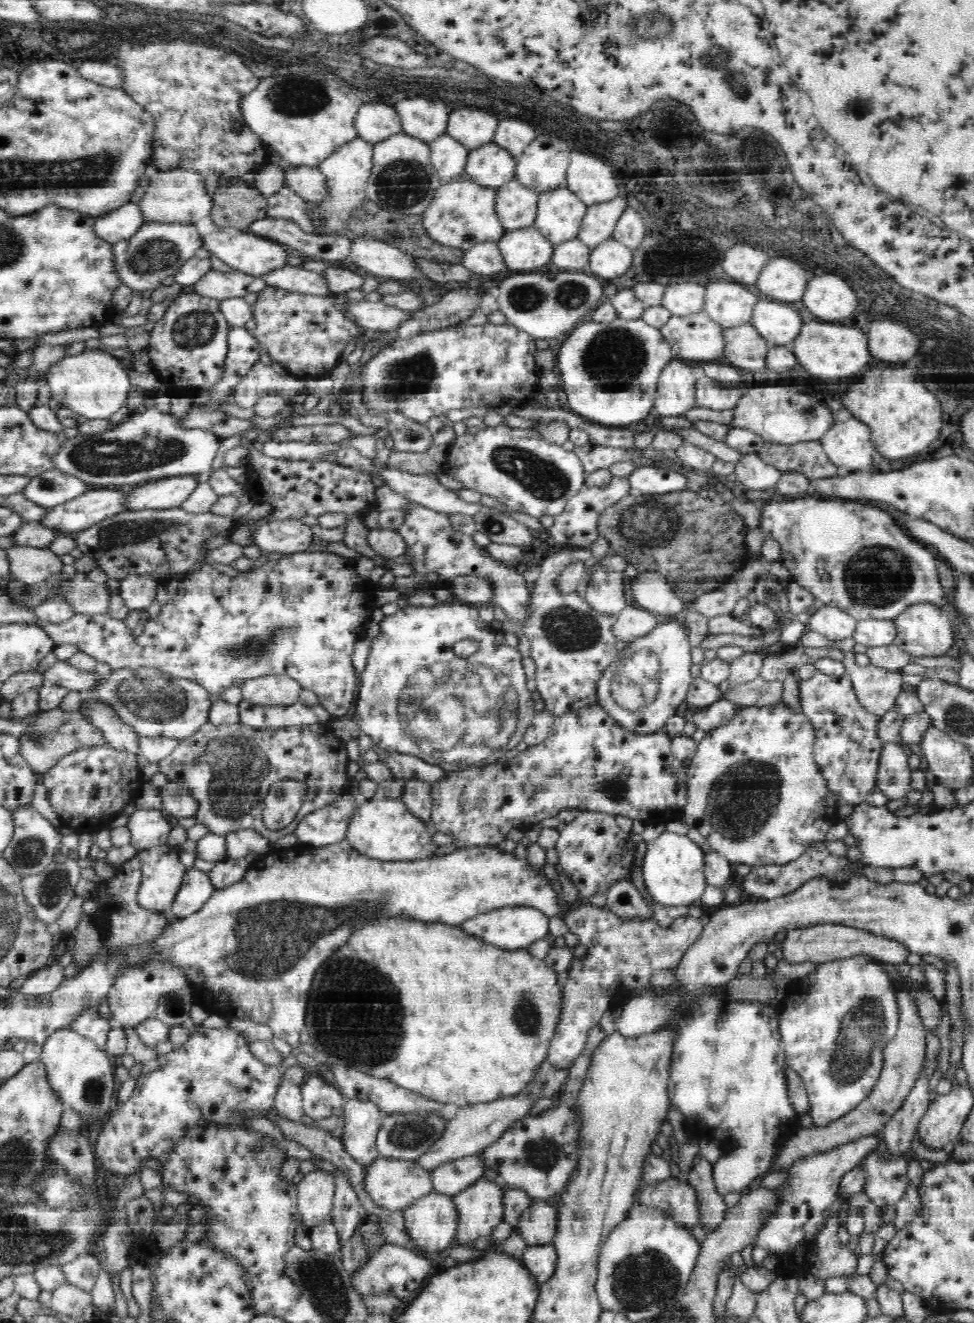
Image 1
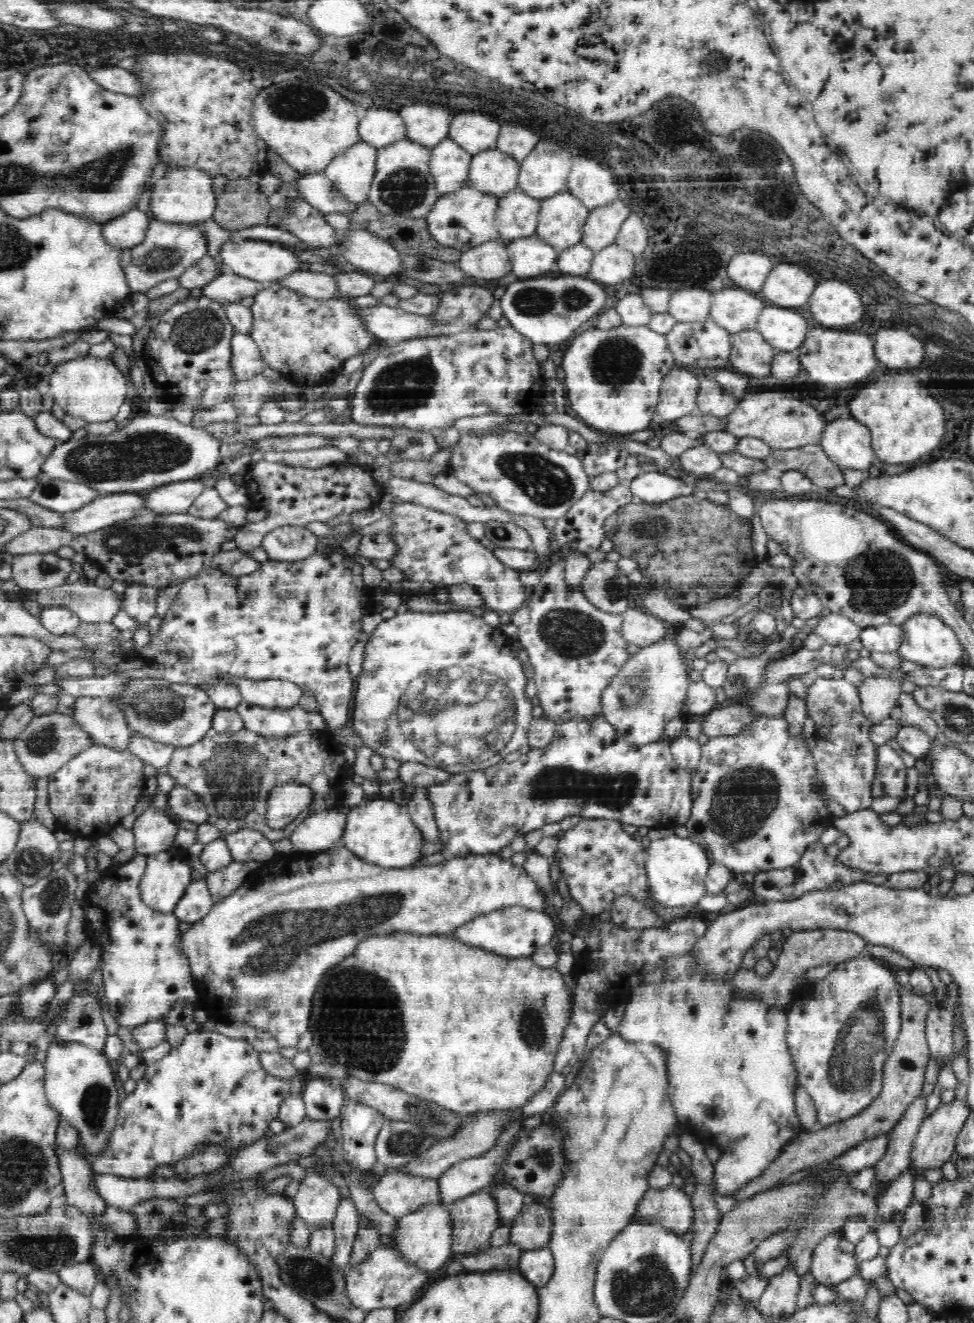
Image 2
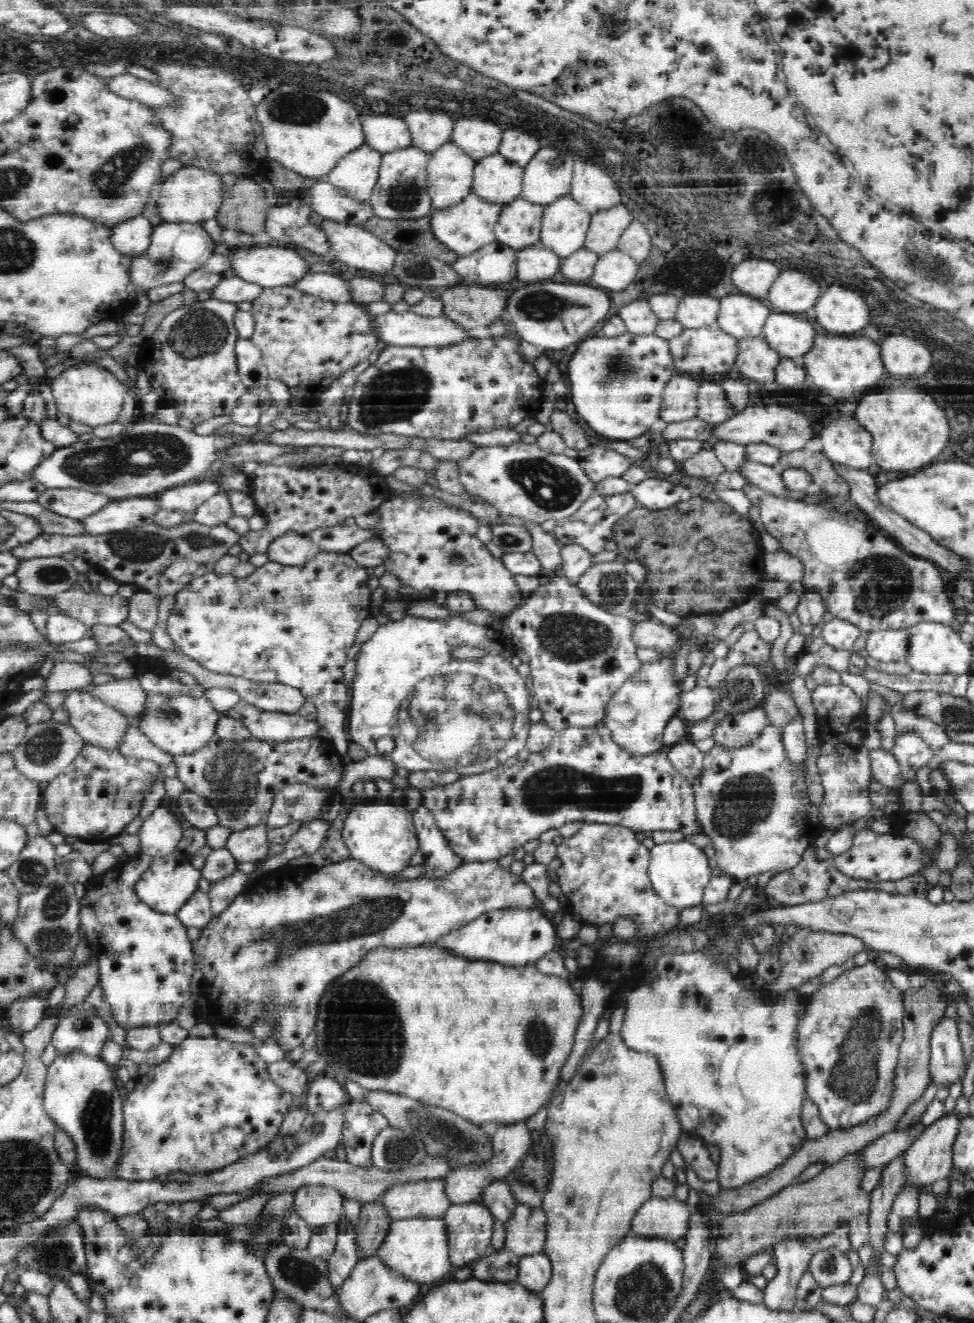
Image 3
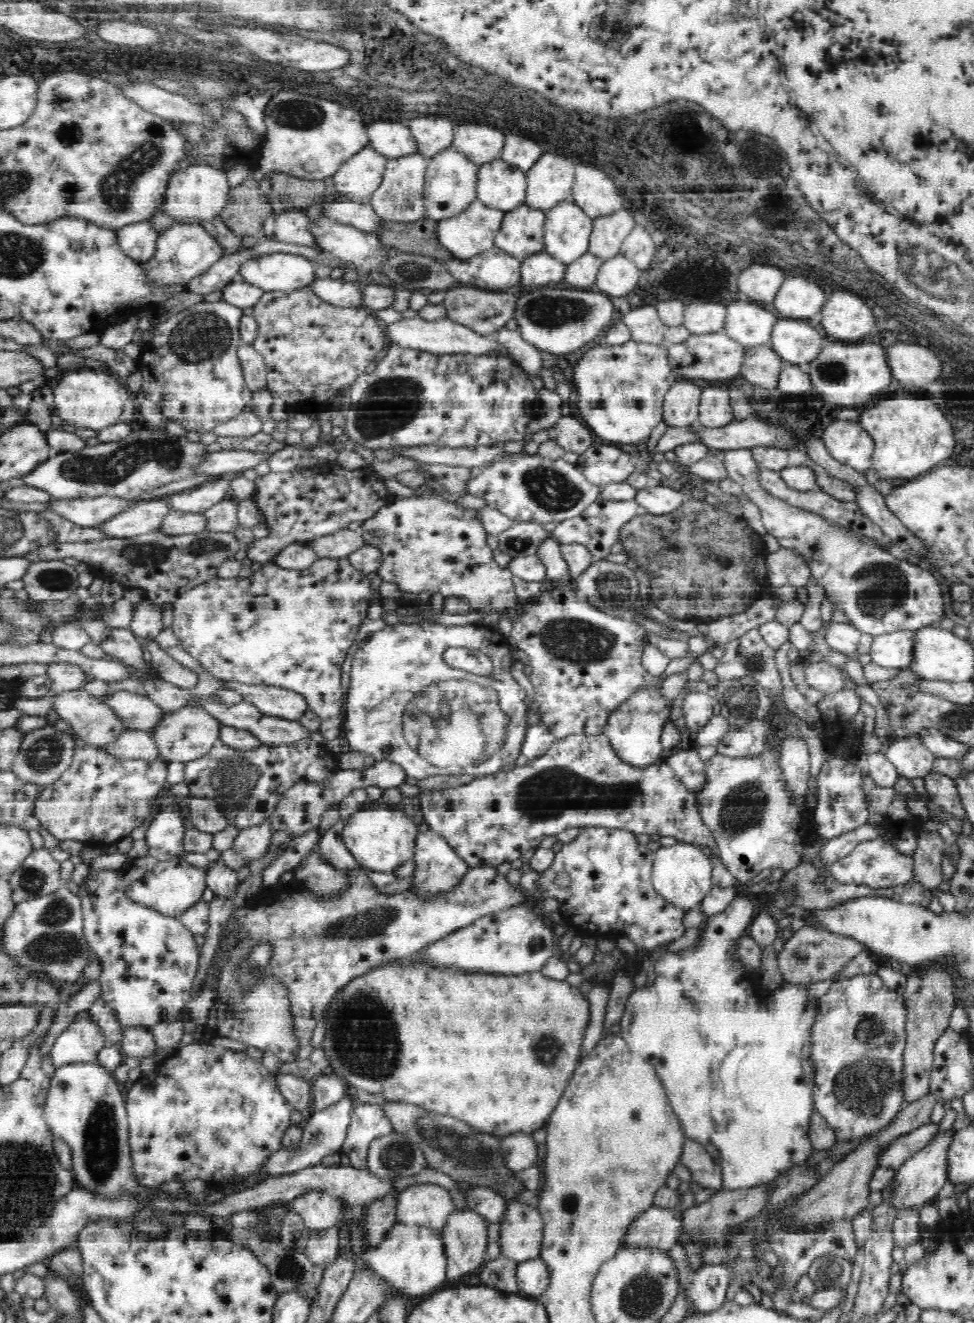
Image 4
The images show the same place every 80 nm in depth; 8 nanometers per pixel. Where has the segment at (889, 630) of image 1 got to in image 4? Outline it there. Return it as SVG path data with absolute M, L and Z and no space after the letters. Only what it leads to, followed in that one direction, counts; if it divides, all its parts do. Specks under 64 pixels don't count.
M894 631L873 636L869 654L880 667L908 670L914 660L915 644L916 631Z

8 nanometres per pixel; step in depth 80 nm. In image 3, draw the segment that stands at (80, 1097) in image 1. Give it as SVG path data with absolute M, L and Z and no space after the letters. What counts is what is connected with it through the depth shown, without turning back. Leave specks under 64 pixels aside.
M57 1053L46 1069L44 1111L58 1130L66 1131L75 1142L76 1169L87 1179L120 1180L117 1168L122 1160L125 1125L123 1101L114 1080L115 1072L104 1059L84 1053Z

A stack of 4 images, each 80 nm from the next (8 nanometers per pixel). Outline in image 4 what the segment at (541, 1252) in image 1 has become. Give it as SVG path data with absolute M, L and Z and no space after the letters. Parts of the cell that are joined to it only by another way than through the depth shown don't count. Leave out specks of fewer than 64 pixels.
M540 1258L517 1263L515 1278L519 1294L522 1293L528 1298L538 1298L546 1292L550 1283L550 1274L546 1263L542 1262Z

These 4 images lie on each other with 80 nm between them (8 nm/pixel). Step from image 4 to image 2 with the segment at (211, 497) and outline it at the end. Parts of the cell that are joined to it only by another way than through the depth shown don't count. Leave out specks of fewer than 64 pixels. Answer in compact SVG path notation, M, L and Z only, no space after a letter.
M200 478L169 482L150 489L143 497L145 511L153 513L186 513L196 497L205 489Z

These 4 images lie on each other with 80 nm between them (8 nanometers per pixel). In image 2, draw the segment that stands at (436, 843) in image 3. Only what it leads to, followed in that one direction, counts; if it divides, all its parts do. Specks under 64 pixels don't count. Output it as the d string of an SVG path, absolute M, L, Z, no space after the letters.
M415 786L412 800L408 802L407 808L410 818L418 827L423 842L434 842L441 840L441 833L435 821L434 808L427 797L427 787Z

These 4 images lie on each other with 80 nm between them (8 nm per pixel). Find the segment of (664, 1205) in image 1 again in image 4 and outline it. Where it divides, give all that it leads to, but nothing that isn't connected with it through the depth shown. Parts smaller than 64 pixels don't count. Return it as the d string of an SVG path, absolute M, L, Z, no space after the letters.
M653 1204L644 1214L628 1227L622 1245L630 1247L650 1247L668 1251L682 1236L683 1216L680 1210L657 1208Z

